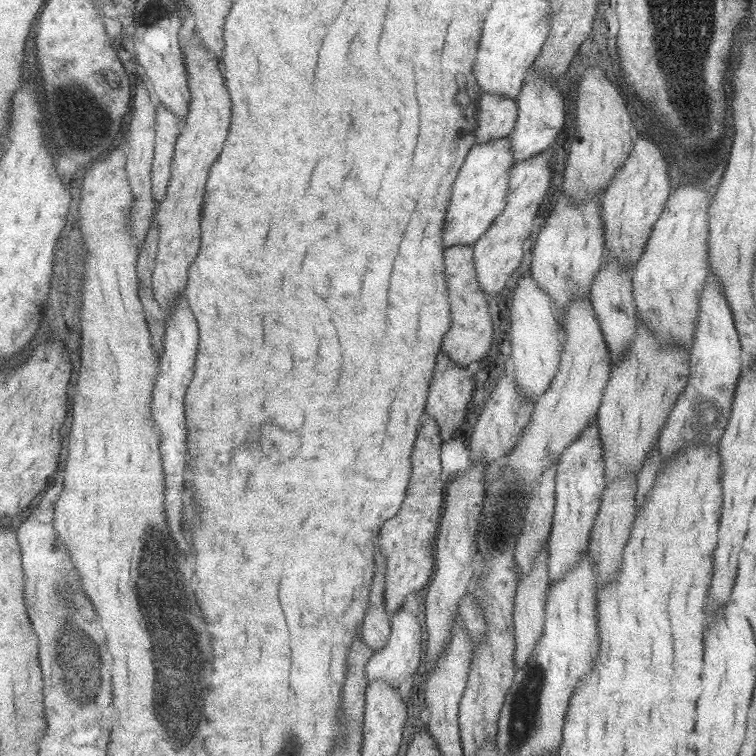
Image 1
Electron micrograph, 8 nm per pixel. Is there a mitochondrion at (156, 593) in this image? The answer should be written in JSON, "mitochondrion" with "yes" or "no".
{"mitochondrion":"yes"}

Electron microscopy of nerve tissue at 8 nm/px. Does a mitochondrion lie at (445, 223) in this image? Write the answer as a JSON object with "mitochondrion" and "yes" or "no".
{"mitochondrion":"no"}

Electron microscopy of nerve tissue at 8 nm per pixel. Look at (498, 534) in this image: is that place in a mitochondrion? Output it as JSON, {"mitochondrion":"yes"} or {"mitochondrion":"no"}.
{"mitochondrion":"yes"}

